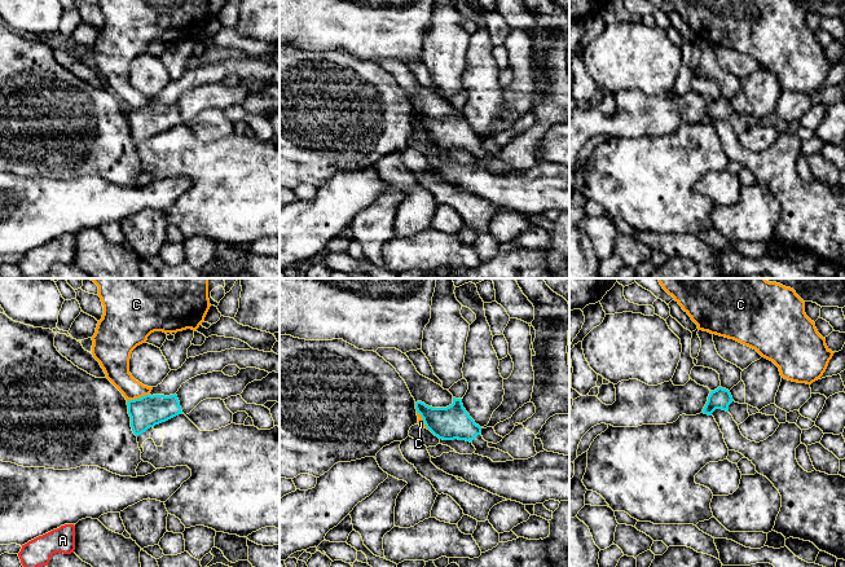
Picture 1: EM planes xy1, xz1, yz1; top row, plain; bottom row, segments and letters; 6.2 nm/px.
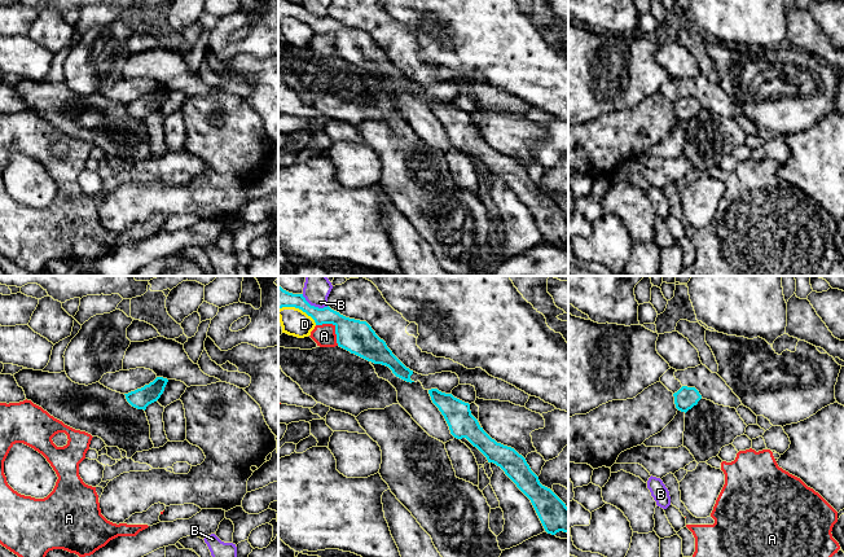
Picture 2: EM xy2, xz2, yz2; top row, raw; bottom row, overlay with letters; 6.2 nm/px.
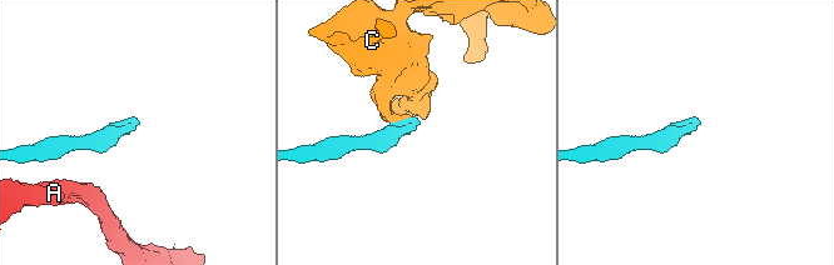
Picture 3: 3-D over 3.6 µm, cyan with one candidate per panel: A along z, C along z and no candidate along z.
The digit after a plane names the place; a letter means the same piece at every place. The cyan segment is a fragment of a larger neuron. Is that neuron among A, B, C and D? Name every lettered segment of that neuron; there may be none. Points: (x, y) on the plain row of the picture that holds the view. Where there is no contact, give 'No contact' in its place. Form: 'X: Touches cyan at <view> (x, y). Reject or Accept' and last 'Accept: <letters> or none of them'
A: Touches cyan at xz2 (335, 36). Reject
B: Touches cyan at xz2 (313, 16). Reject
C: Touches cyan at xy1 (137, 109). Reject
D: Touches cyan at xz2 (298, 17). Reject
Accept: none of them

